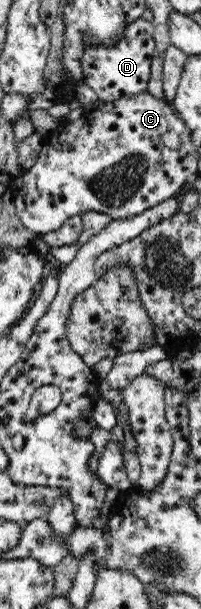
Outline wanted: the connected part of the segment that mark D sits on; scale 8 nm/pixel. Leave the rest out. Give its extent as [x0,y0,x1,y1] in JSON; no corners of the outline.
[80,17,155,103]

